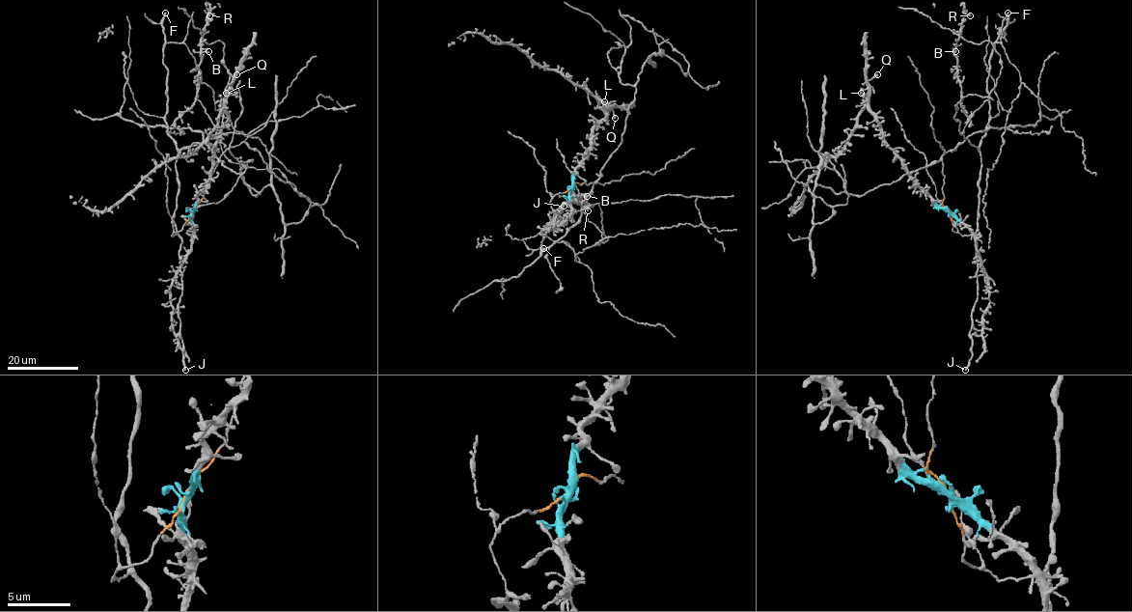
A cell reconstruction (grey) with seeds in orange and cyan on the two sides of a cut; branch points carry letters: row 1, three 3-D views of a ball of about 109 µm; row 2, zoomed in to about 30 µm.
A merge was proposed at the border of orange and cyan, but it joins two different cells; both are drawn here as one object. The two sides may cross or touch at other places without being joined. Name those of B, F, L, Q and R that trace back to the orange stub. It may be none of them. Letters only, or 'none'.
B, F, R

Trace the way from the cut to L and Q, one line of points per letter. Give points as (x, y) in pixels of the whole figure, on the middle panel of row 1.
L: (571, 188), (575, 169), (587, 156), (592, 130), (605, 117), (604, 101)
Q: (571, 188), (575, 169), (587, 156), (591, 132), (605, 117), (603, 109), (611, 109), (615, 119)

